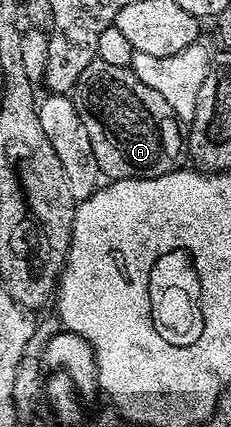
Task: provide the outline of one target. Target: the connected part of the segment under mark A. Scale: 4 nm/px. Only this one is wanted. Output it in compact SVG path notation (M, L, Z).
M98 59L94 60L86 67L82 75L78 76L78 81L71 89L70 96L74 107L78 107L78 115L86 127L86 132L90 135L90 147L94 147L94 159L98 159L98 167L105 178L130 179L131 177L161 177L162 175L173 173L174 170L181 168L182 161L180 161L180 156L183 158L186 153L186 137L182 132L181 122L176 120L170 103L166 103L166 99L162 99L162 95L158 95L158 91L154 91L154 87L146 87L146 83L142 83L142 79L138 79L138 75L134 75L131 68L114 67L110 63L102 63Z

